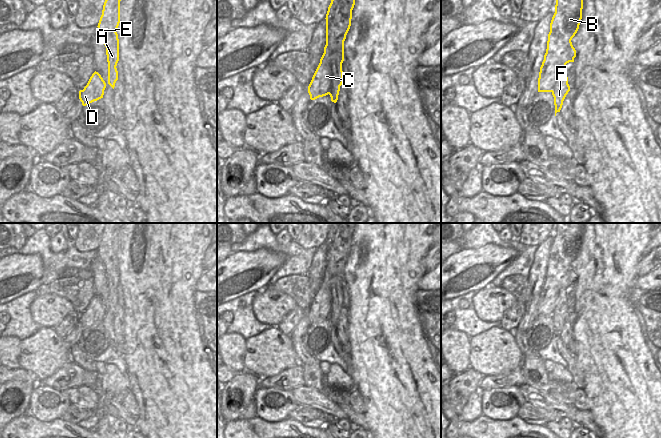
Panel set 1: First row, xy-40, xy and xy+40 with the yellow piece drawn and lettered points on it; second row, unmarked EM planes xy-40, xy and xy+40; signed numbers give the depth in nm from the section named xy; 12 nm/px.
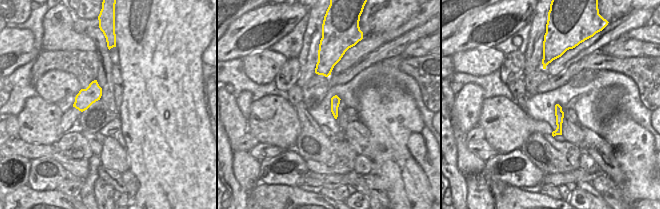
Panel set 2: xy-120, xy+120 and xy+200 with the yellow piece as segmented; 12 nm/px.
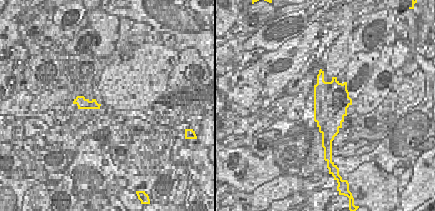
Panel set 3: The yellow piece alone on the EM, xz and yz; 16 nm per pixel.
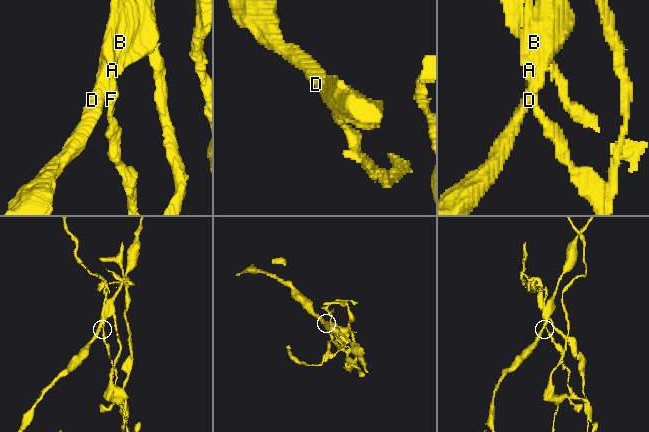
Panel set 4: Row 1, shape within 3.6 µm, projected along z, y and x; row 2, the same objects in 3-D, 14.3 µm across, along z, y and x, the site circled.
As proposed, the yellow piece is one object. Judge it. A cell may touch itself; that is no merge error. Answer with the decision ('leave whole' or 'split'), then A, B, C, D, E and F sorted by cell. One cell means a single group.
split; A E F / B C D

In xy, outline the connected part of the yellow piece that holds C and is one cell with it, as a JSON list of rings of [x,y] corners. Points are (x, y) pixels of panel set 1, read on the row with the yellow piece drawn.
[[[342,0],[334,11],[334,17],[328,29],[330,36],[326,38],[324,53],[308,86],[311,100],[330,94],[332,87],[332,49],[342,52],[344,61],[344,41],[351,26],[354,5],[355,0]]]

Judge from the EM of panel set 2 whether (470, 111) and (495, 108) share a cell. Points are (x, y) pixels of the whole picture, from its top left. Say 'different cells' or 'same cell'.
different cells

